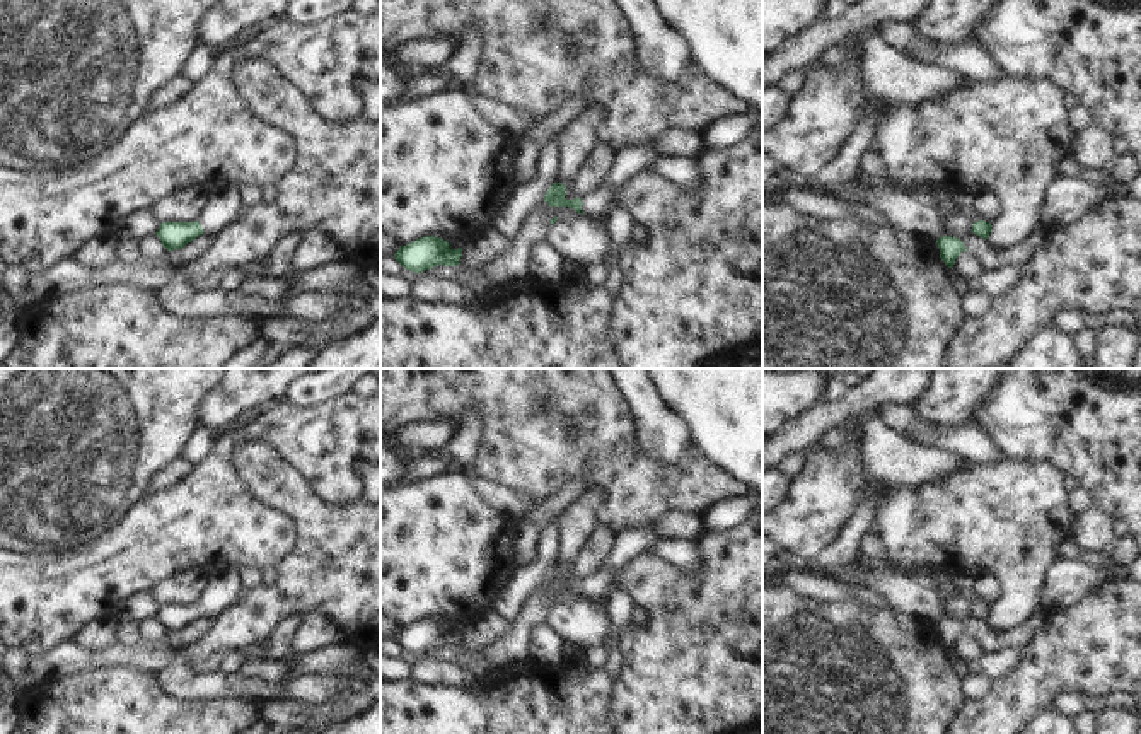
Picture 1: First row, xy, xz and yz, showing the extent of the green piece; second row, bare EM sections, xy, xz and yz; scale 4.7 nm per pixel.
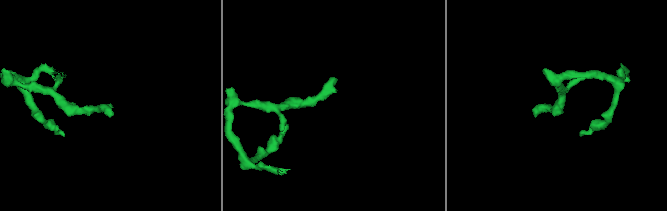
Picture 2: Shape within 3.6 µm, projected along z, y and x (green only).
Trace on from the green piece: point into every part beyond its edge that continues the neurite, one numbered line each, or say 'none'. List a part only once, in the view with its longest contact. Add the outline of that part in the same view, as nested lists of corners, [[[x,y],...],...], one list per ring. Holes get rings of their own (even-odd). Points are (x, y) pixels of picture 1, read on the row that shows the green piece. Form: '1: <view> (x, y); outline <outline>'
1: xz (633, 157); outline [[[628,143],[614,152],[605,179],[582,198],[582,212],[590,218],[605,220],[616,205],[616,196],[623,184],[643,171],[655,155],[648,143]]]

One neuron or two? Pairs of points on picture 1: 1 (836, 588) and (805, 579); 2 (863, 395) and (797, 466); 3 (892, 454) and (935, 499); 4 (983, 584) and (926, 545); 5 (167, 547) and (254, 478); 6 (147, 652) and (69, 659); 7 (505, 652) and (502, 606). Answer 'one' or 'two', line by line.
1: one
2: two
3: two
4: two
5: two
6: one
7: two

